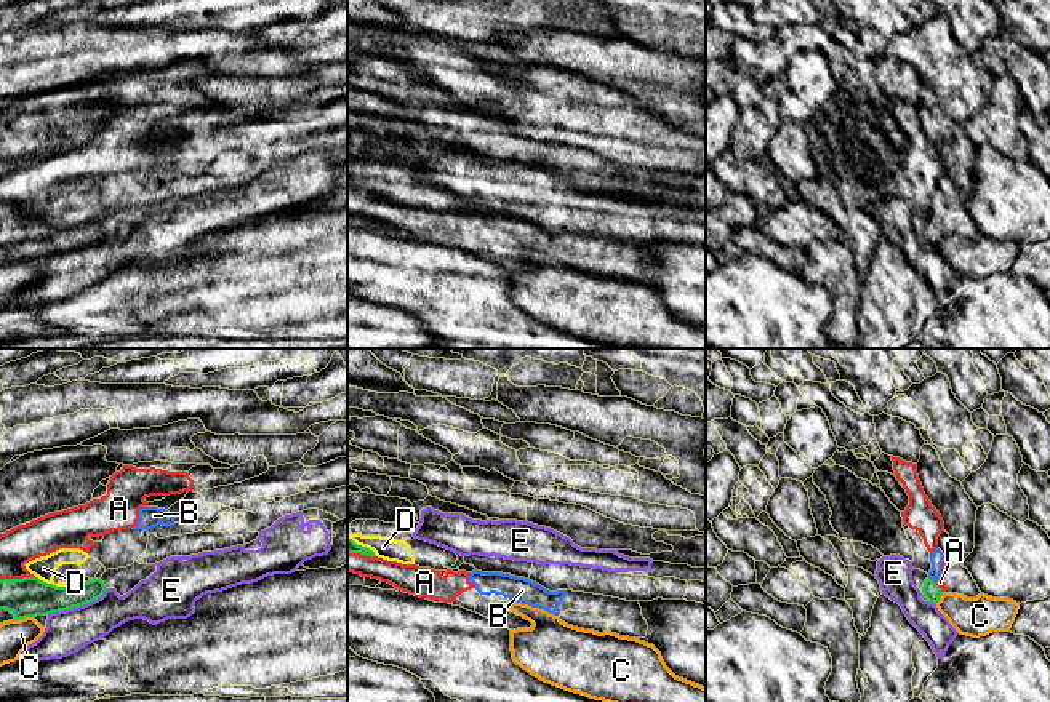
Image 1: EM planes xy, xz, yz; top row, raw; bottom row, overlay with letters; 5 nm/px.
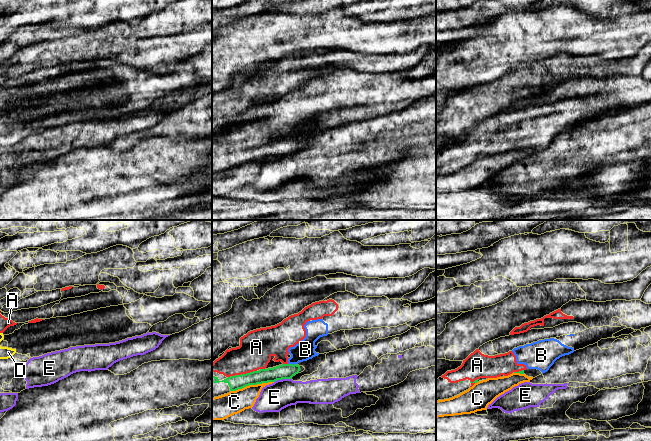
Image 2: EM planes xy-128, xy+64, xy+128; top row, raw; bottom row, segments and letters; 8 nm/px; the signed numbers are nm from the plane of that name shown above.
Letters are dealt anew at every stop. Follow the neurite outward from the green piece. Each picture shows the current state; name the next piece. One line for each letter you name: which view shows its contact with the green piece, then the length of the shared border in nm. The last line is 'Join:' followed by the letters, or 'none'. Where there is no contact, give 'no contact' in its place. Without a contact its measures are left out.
B: contact in yz; length 50 nm
Join: B

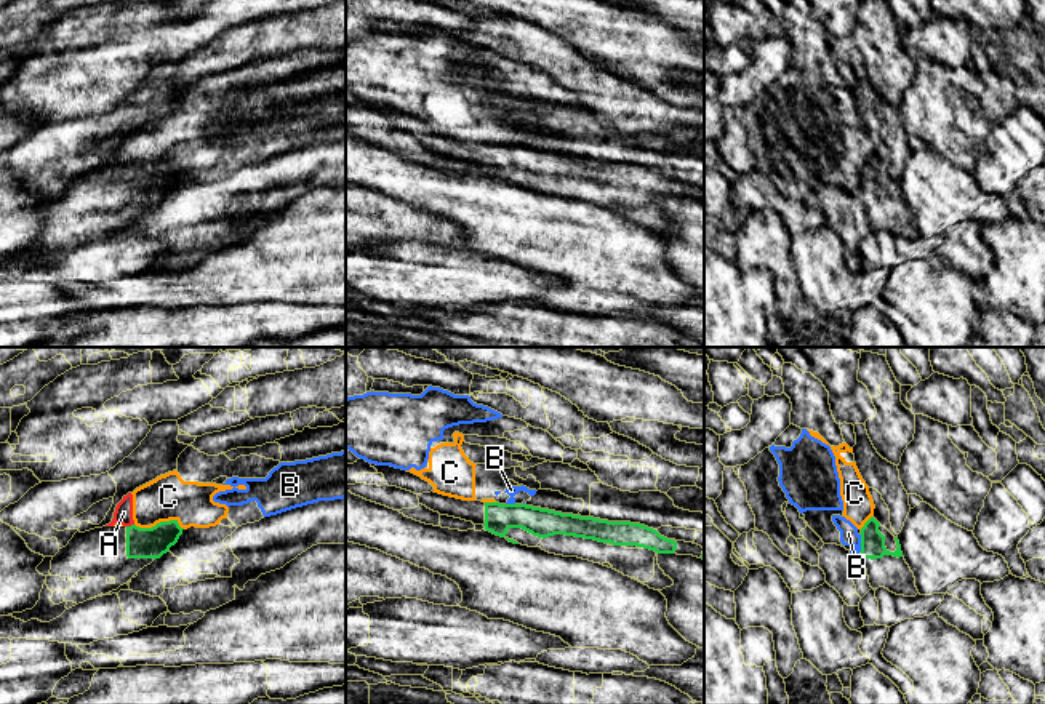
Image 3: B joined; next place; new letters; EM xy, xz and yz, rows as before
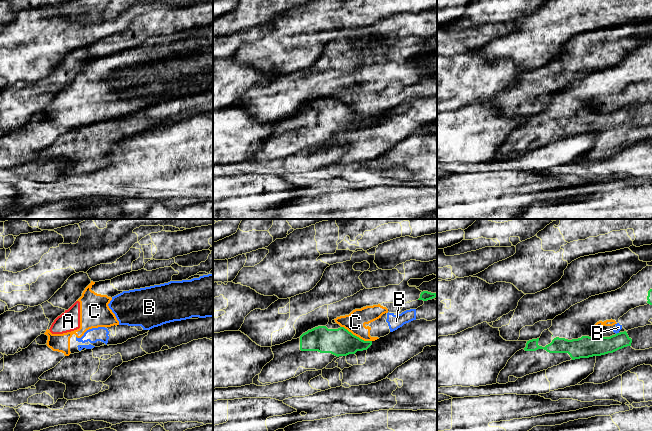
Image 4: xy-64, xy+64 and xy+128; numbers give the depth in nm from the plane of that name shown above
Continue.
Join: none

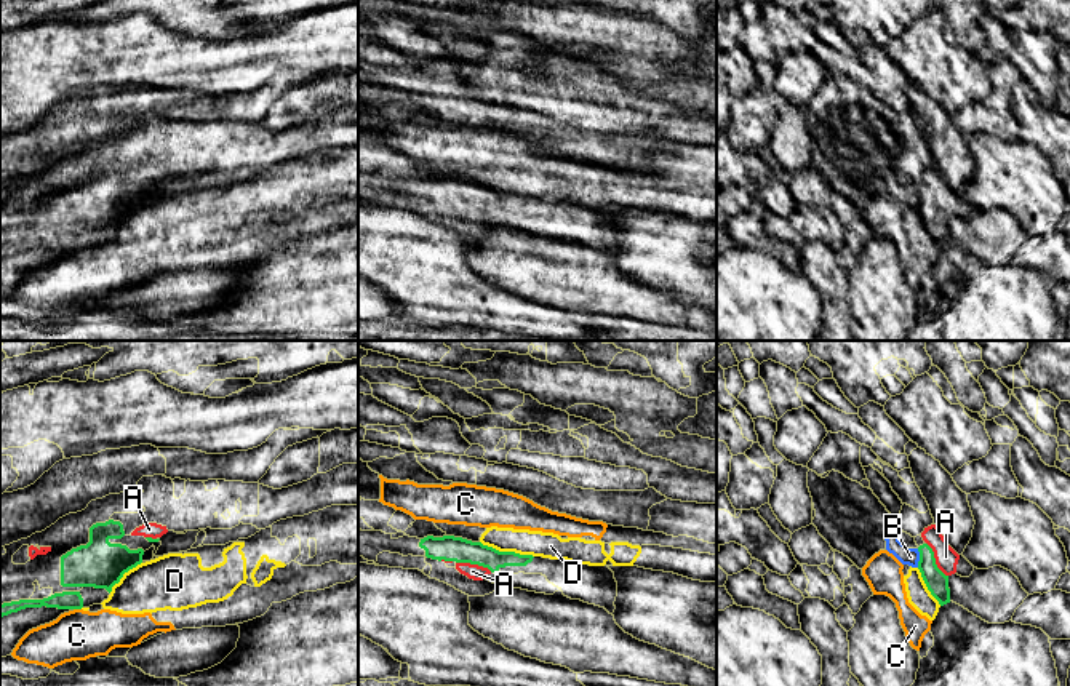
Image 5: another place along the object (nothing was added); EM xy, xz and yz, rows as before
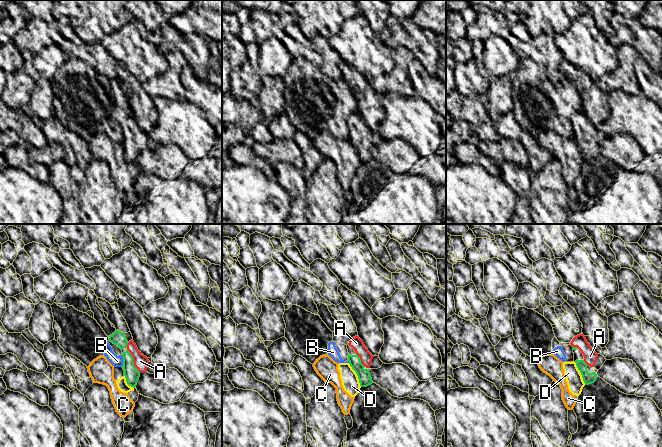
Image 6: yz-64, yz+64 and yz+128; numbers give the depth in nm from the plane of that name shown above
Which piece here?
A: contact in xz; length 190 nm
Join: A

